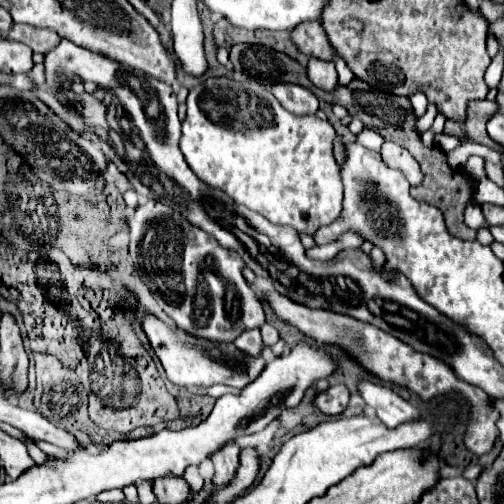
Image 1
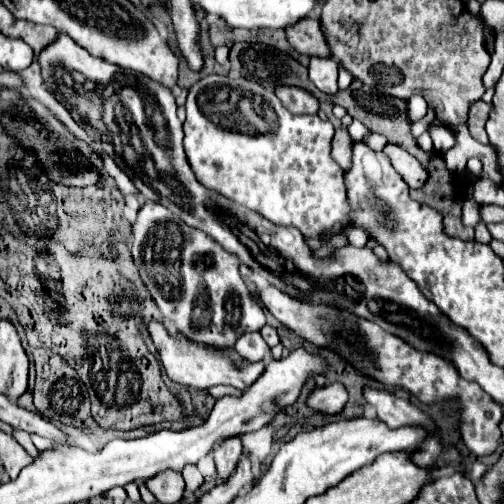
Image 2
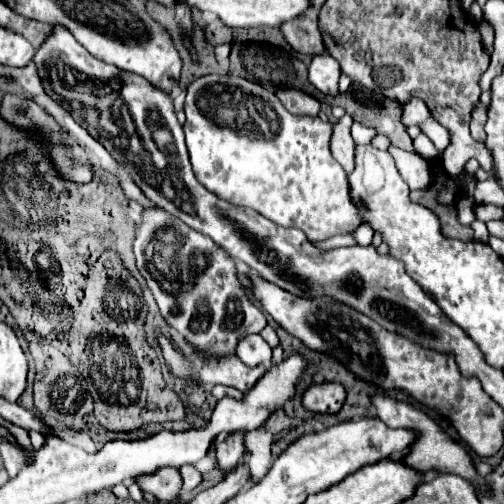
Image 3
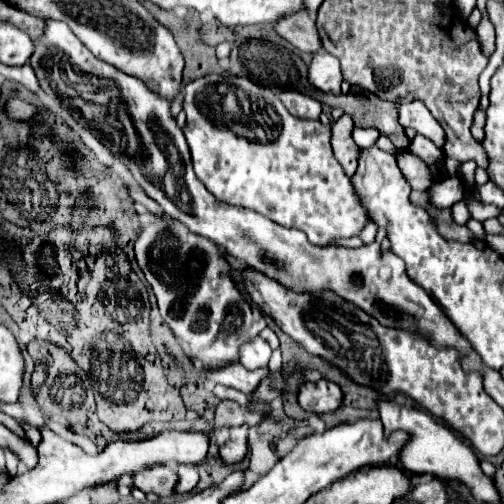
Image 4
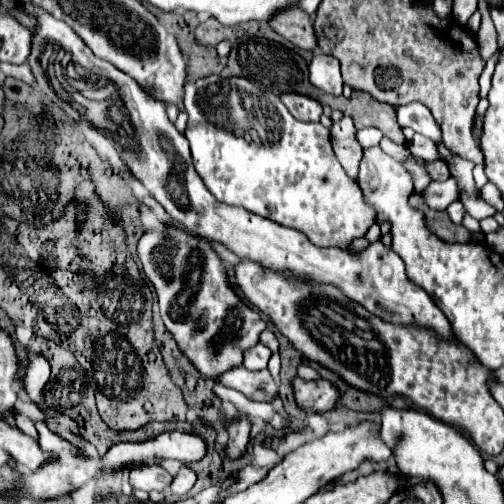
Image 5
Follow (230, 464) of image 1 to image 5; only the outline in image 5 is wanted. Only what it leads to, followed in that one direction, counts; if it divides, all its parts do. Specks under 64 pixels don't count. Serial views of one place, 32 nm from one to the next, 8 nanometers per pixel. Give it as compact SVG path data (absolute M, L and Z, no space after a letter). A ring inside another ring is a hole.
M240 420L240 424L230 424L228 432L230 432L230 440L226 444L226 456L230 460L236 460L246 452L250 440L250 422Z

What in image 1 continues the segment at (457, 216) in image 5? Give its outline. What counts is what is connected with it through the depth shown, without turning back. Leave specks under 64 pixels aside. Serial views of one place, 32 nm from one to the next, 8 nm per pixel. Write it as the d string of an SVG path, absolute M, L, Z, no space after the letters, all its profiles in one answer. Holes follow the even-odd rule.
M476 202L468 204L468 208L466 208L466 214L464 214L464 216L466 216L466 218L464 218L466 226L470 226L470 228L474 228L474 230L480 230L480 228L488 228L488 222L486 222L486 218L482 216L480 204L476 204Z

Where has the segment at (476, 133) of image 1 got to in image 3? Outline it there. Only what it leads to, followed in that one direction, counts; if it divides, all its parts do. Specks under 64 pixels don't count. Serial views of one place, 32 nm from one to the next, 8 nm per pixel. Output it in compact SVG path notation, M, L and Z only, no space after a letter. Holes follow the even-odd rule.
M478 102L472 110L472 120L470 120L470 130L472 130L474 140L480 140L480 142L486 140L486 132L484 132L484 124L486 124L486 118L488 118L486 114L488 114L488 106Z

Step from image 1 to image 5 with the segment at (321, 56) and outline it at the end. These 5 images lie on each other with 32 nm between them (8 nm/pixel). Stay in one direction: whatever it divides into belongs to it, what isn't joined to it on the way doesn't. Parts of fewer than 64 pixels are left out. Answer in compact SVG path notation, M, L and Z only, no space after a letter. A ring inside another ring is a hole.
M292 8L292 12L282 12L280 16L276 16L276 20L270 22L270 26L280 36L284 36L286 40L290 40L294 46L302 50L318 48L312 18L302 8Z

